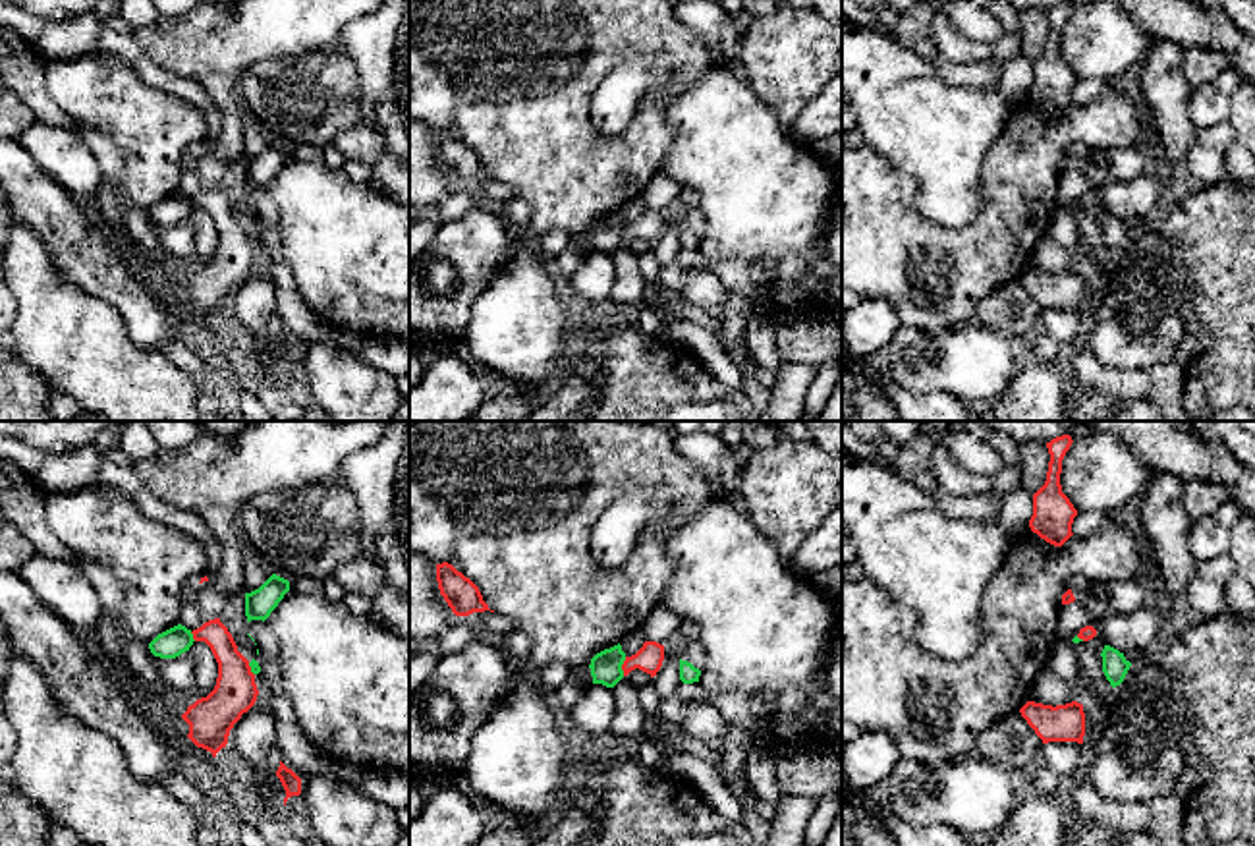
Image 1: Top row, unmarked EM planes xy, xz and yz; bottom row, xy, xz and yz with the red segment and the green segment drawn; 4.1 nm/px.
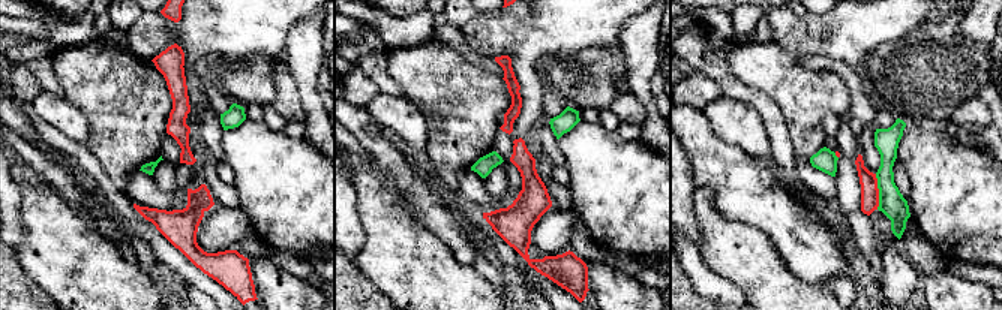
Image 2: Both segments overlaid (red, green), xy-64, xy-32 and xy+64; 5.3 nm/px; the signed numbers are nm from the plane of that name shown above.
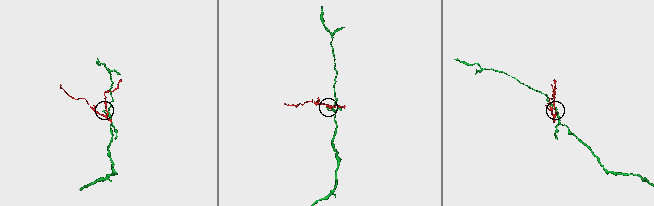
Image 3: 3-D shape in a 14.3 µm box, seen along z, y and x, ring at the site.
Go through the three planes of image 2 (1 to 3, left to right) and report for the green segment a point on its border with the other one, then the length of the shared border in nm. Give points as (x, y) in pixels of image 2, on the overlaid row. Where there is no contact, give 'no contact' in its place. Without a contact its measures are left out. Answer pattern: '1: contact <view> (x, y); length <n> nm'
1: no contact
2: no contact
3: contact xy+64 (878, 192); length 190 nm

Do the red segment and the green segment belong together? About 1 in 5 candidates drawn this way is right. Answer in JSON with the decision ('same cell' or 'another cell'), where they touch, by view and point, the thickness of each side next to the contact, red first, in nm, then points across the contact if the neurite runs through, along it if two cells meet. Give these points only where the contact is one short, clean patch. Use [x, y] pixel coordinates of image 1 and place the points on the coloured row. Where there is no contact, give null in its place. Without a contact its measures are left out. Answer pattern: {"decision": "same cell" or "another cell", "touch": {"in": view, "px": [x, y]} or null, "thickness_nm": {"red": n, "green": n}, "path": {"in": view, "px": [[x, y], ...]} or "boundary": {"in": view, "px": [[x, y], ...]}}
{"decision": "another cell", "touch": {"in": "xz", "px": [622, 667]}, "thickness_nm": {"red": 110, "green": 130}}

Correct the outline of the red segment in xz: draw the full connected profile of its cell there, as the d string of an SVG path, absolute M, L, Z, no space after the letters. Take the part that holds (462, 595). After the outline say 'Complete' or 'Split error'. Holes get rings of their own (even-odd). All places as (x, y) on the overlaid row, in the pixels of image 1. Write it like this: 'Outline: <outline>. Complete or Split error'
Outline: M436 564L436 581L440 595L456 616L490 610L483 601L479 587L452 564Z. Complete

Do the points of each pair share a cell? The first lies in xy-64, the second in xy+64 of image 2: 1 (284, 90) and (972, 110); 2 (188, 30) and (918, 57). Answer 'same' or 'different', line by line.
1: same
2: different

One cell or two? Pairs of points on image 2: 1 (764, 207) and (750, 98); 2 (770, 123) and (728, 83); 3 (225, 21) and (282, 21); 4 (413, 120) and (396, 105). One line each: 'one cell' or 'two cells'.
1: two cells
2: one cell
3: one cell
4: one cell

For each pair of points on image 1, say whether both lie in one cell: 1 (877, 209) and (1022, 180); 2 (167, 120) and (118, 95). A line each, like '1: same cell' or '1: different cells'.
1: same cell
2: same cell

